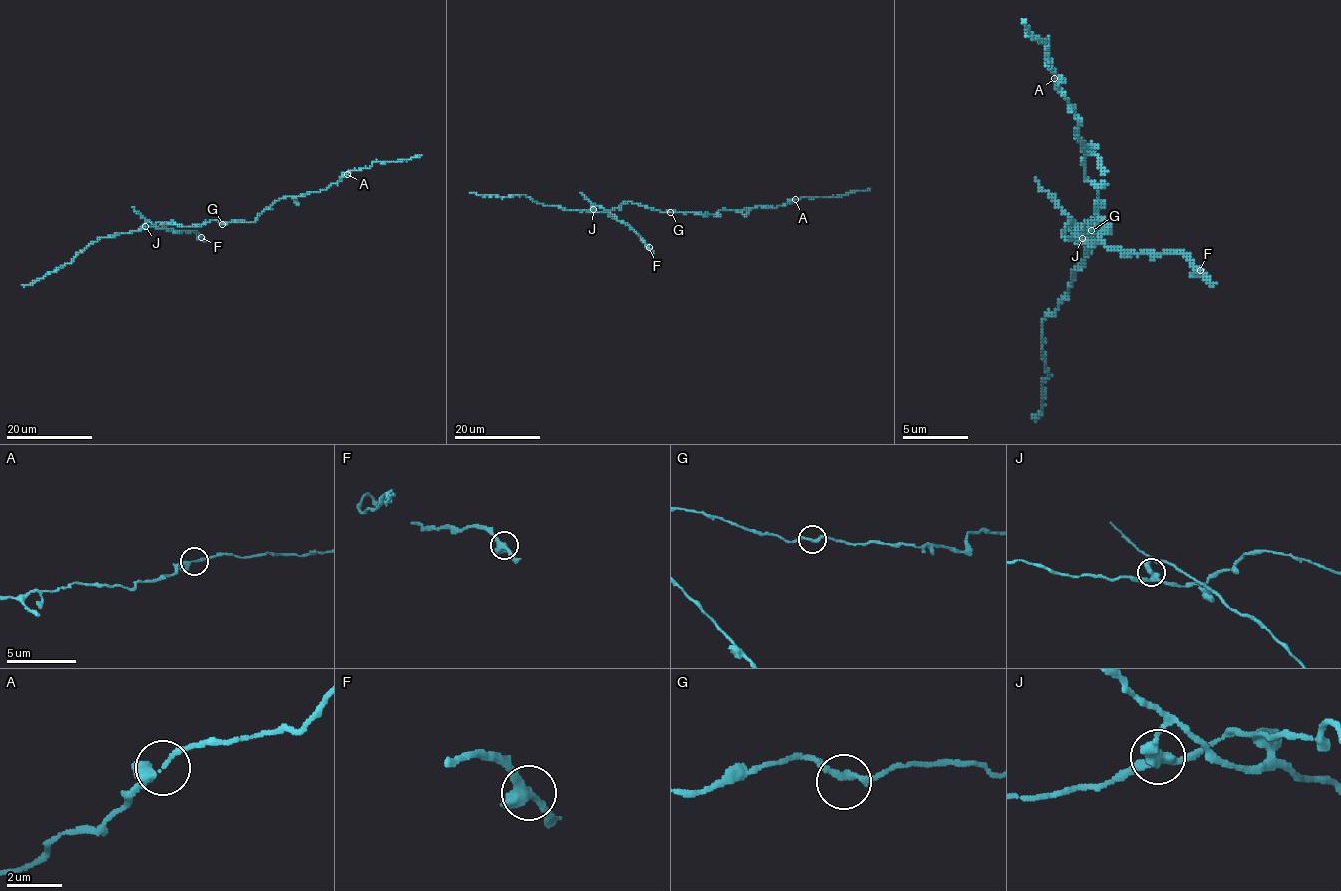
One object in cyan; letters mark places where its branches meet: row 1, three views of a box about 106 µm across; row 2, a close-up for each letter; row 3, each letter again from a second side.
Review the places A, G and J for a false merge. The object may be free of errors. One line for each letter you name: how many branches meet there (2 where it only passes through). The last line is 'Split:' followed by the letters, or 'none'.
J: 3
Split: J

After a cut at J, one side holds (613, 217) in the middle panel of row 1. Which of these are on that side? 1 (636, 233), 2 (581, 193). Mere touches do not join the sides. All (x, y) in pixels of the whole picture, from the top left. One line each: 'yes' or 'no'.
1: yes
2: yes

